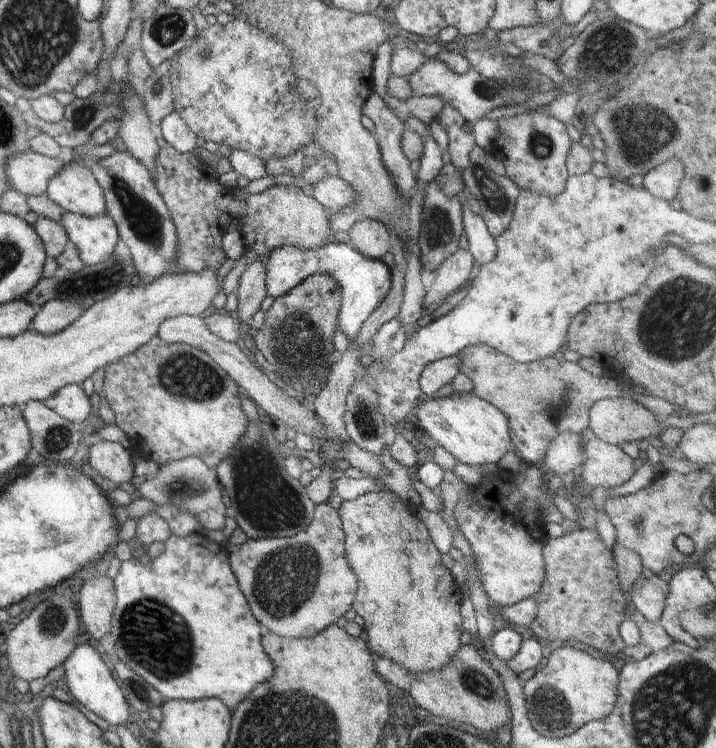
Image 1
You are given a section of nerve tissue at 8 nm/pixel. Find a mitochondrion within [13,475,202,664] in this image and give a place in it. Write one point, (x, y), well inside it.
(53, 622)

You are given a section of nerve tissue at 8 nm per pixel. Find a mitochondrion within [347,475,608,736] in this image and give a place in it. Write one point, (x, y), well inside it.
(551, 704)

